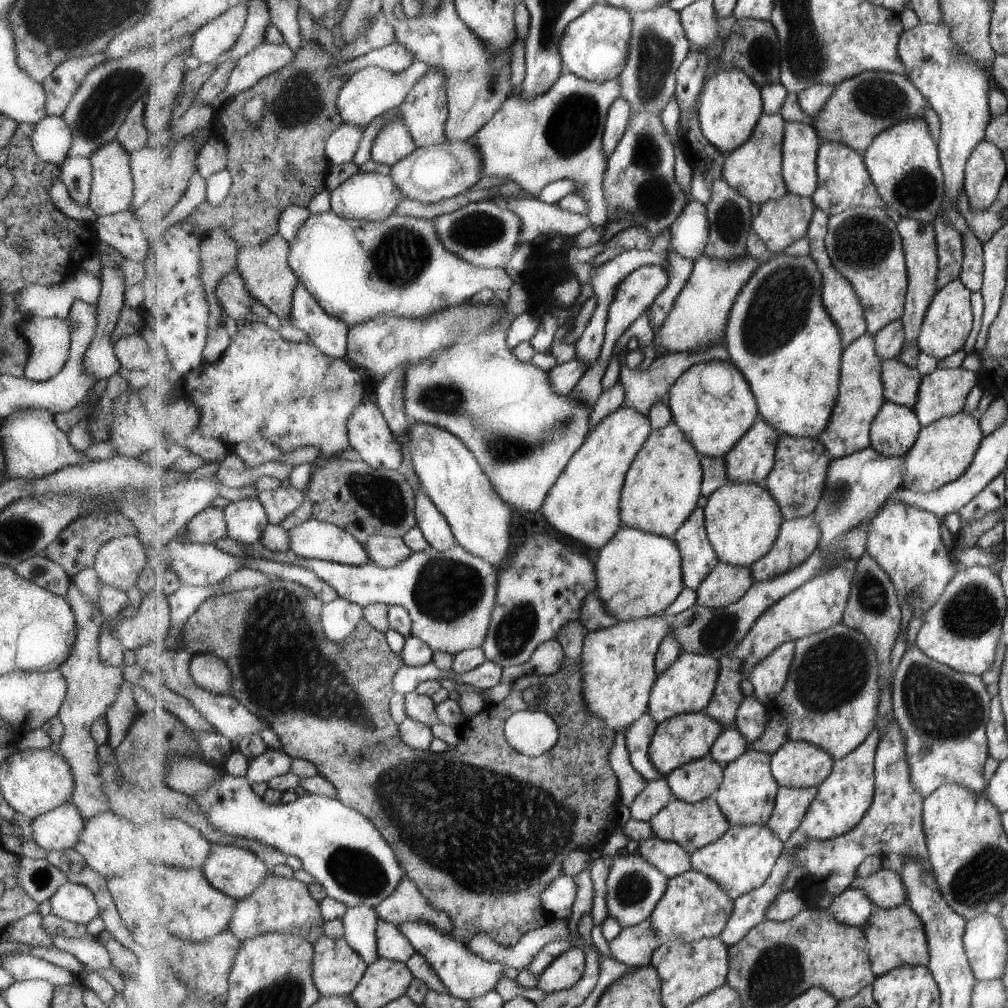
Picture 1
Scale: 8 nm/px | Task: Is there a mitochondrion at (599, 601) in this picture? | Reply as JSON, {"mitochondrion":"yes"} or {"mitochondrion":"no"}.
{"mitochondrion":"no"}

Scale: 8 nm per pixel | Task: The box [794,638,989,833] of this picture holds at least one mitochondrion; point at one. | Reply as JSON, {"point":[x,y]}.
{"point":[940,708]}

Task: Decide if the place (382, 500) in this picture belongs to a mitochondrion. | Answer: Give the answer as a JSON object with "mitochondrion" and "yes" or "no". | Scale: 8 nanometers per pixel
{"mitochondrion":"yes"}

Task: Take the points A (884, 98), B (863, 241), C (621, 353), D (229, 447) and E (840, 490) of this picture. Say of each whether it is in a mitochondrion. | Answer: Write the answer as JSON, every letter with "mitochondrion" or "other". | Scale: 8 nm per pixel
{"A":"mitochondrion","B":"mitochondrion","C":"other","D":"other","E":"mitochondrion"}

